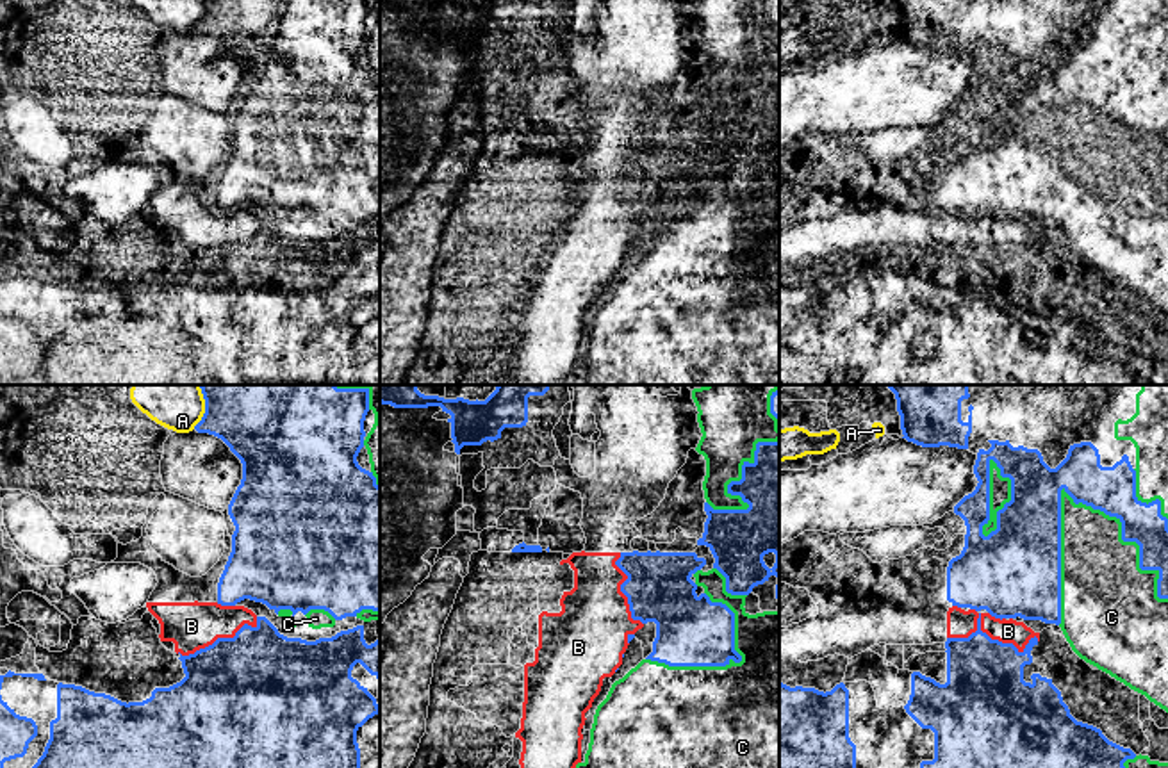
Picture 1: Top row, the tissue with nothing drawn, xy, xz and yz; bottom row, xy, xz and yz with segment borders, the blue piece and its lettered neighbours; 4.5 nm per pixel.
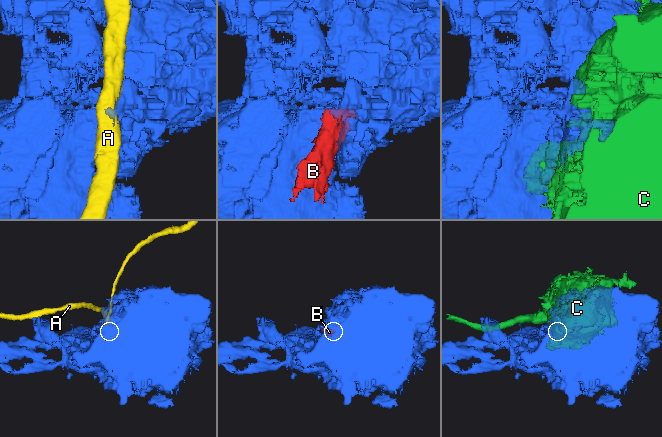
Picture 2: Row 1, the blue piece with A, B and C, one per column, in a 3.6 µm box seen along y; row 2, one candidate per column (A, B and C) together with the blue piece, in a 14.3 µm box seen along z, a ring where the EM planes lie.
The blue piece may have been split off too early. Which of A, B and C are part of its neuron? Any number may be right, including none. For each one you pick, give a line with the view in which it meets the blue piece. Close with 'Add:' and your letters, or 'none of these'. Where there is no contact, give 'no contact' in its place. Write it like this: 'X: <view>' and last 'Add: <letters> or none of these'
Add: none of these

